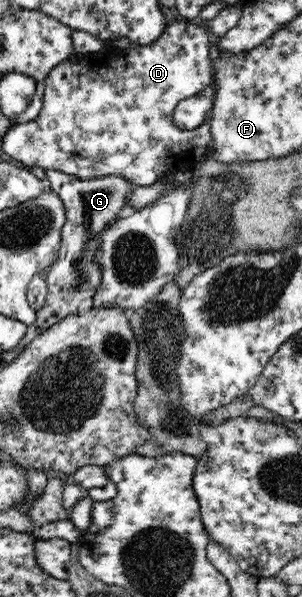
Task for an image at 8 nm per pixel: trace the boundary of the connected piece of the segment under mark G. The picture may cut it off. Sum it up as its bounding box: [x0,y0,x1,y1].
[21,169,134,346]

